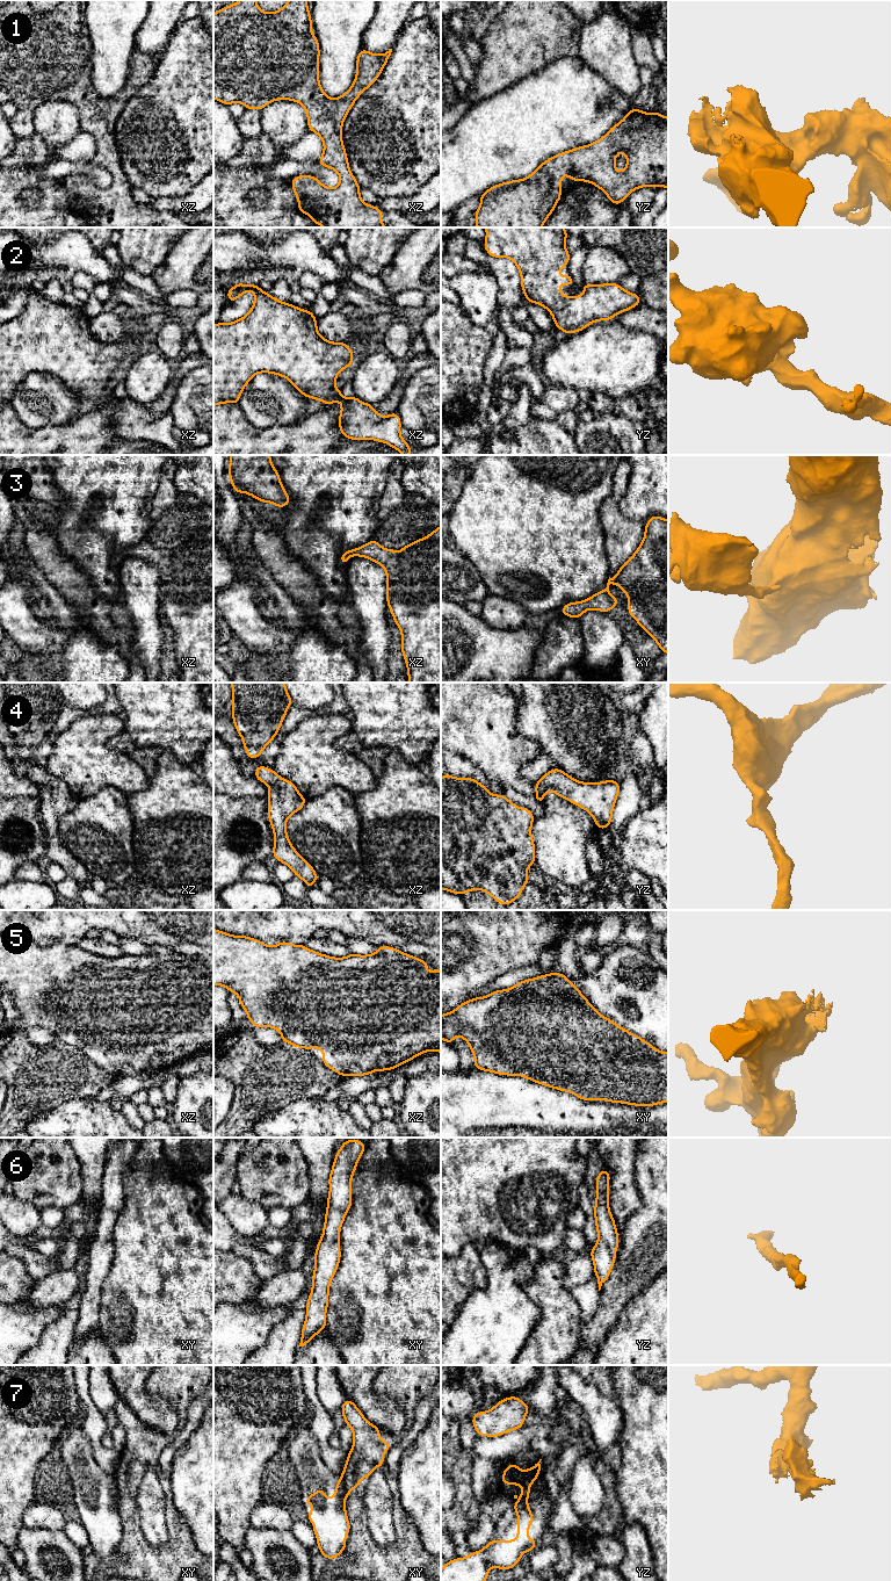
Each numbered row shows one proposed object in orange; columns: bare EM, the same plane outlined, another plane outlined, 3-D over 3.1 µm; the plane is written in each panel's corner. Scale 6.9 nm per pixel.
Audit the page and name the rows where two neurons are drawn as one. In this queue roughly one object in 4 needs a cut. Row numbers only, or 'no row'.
7

